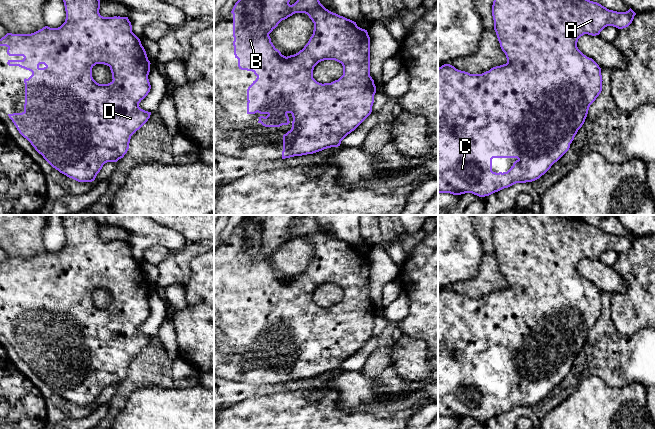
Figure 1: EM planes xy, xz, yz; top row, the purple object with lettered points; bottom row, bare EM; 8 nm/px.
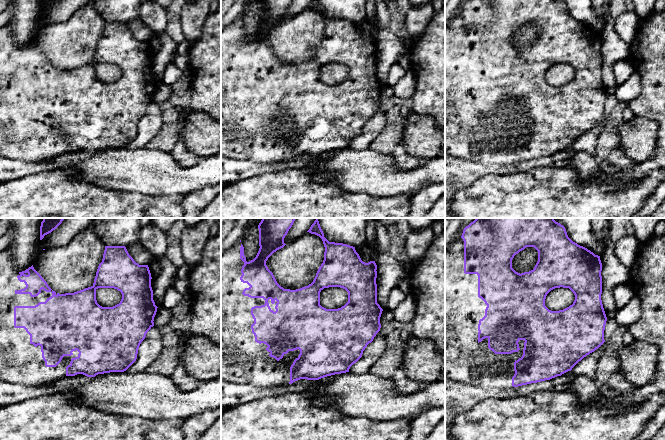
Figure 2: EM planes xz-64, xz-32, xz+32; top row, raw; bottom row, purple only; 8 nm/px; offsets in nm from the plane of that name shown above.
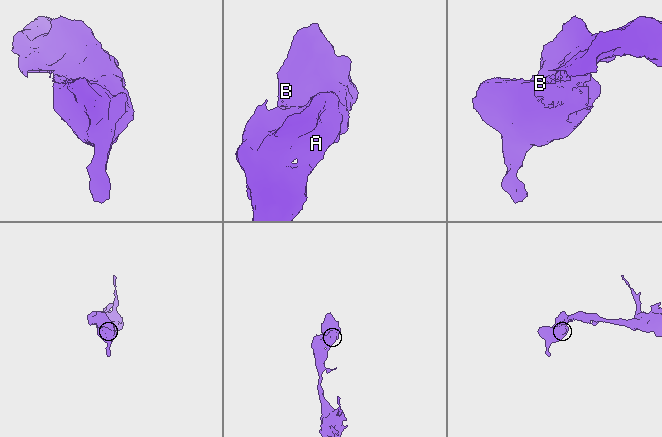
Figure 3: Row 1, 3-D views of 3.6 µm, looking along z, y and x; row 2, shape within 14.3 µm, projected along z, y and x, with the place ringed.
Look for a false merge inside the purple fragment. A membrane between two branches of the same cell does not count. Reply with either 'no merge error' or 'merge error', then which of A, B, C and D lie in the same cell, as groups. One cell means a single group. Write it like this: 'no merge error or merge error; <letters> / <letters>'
no merge error; A B C D

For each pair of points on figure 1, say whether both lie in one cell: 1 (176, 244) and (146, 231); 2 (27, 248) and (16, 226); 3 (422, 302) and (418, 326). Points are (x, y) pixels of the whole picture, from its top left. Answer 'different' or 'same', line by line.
1: same
2: same
3: same

